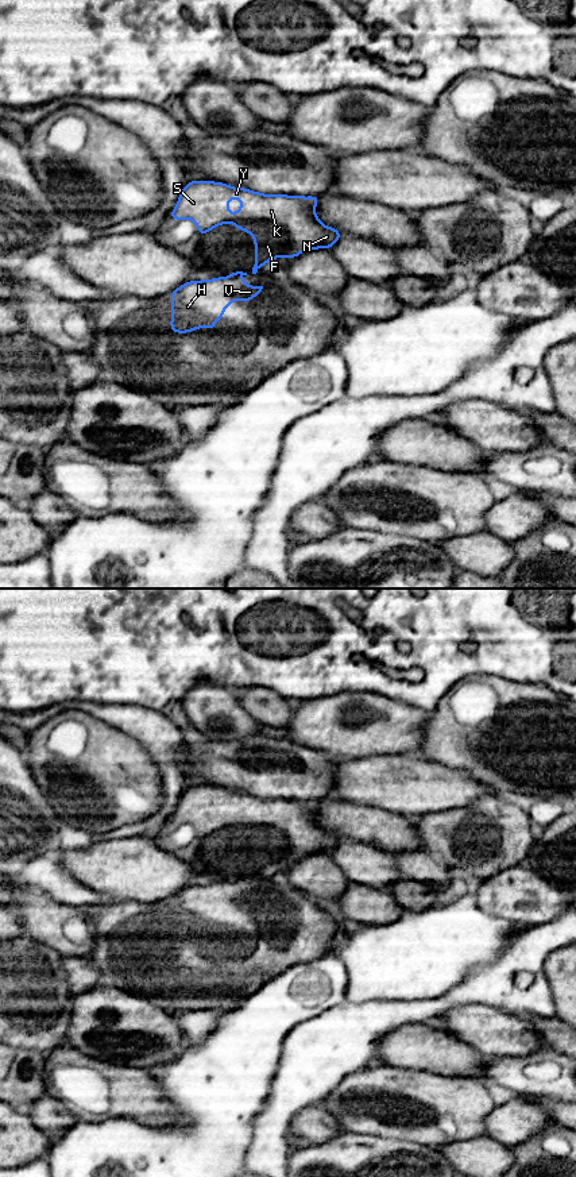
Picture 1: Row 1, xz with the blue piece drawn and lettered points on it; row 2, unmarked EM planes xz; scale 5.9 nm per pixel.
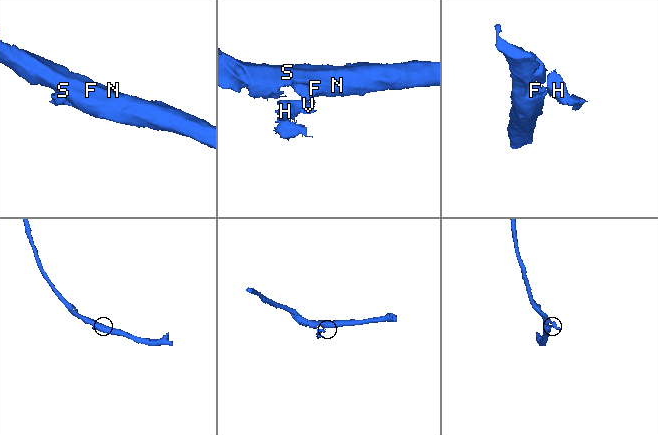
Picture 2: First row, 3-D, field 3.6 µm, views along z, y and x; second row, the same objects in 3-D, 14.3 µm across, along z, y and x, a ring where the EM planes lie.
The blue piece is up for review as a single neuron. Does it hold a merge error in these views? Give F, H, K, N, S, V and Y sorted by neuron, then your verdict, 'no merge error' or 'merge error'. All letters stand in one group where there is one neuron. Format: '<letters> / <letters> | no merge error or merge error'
F K N S Y / H V | merge error

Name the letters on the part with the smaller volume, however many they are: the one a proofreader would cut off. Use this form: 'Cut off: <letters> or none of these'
Cut off: H, V

